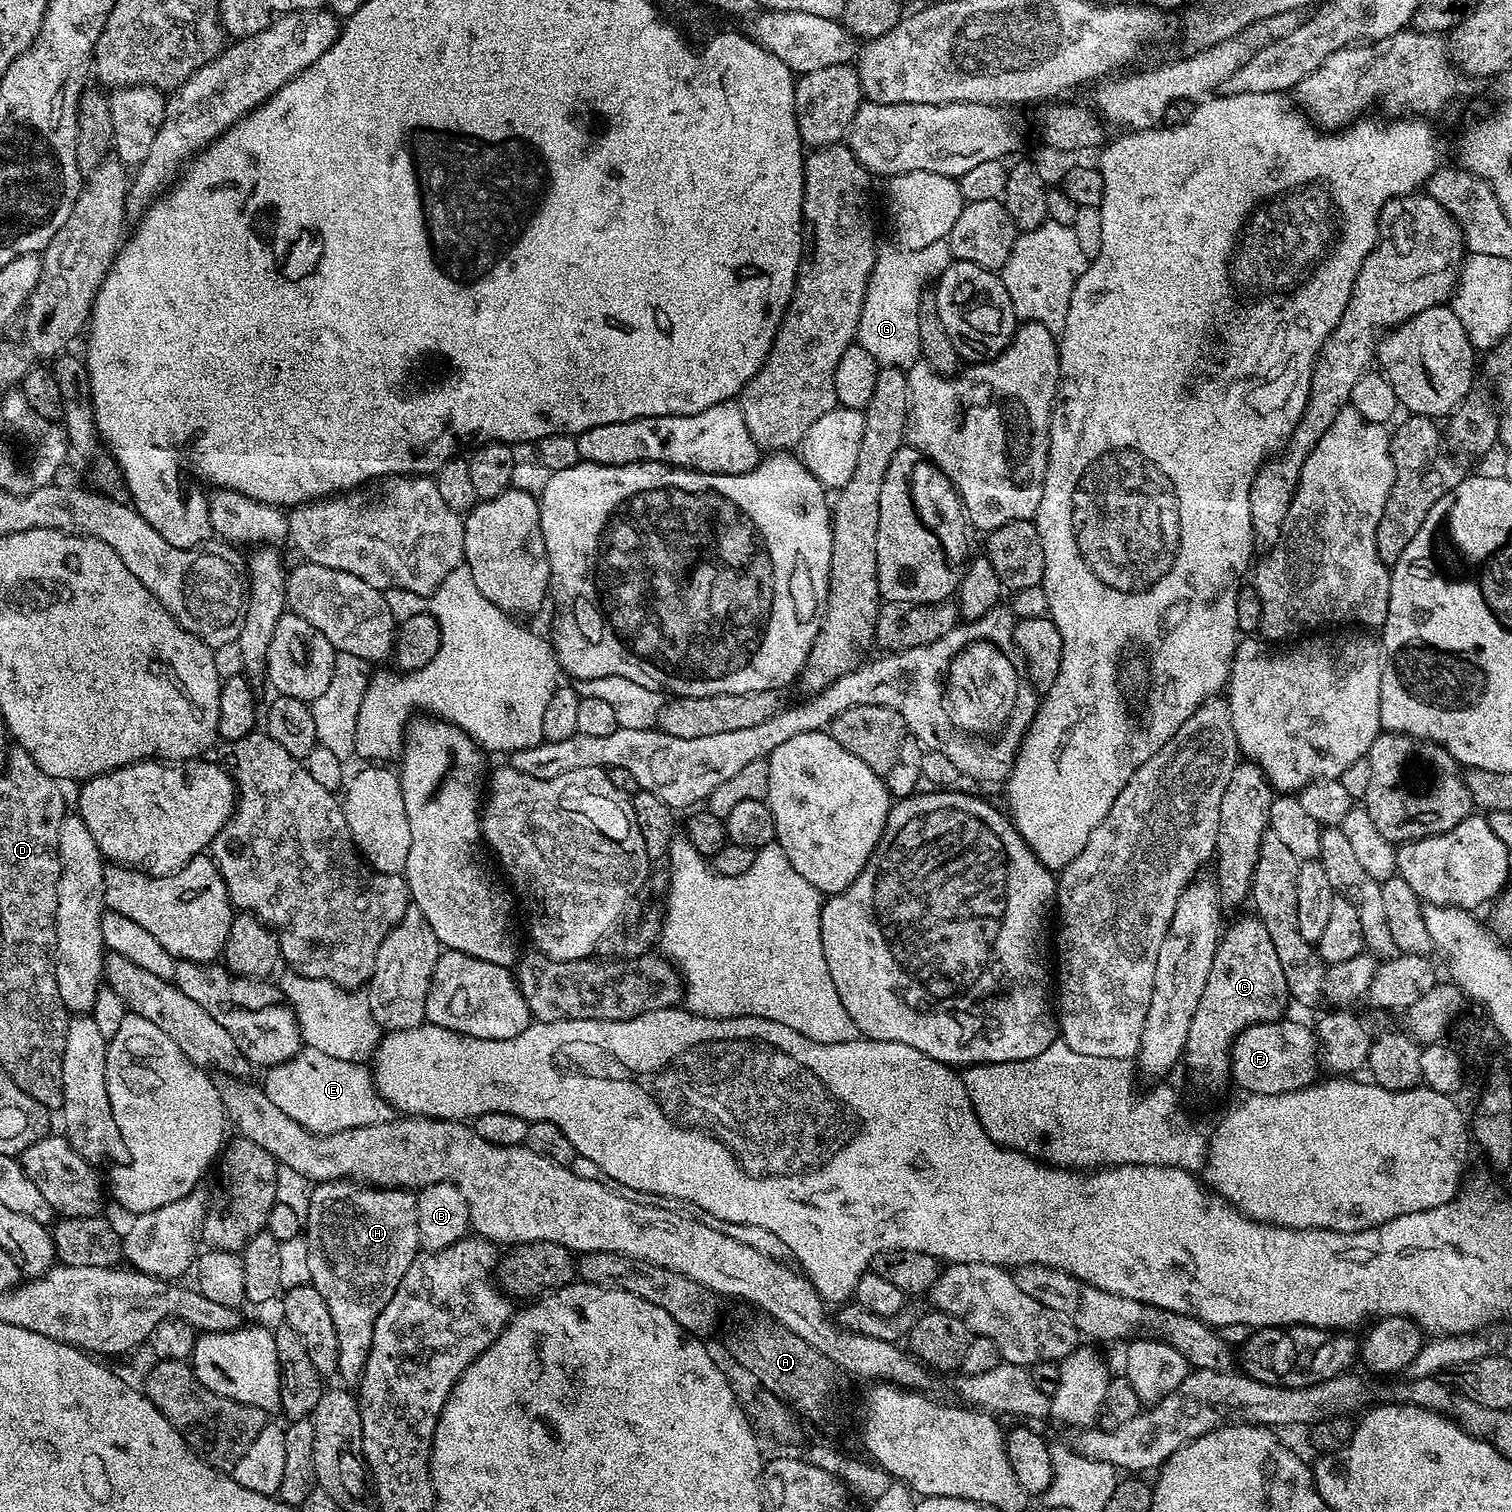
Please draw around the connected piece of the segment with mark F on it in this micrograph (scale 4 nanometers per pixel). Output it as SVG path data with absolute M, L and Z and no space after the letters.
M1289 1018L1271 1020L1265 1024L1255 1024L1241 1030L1240 1035L1232 1043L1232 1071L1231 1079L1237 1080L1245 1089L1245 1093L1257 1096L1258 1094L1282 1094L1283 1092L1297 1092L1299 1088L1306 1088L1317 1079L1318 1068L1318 1040L1304 1024Z

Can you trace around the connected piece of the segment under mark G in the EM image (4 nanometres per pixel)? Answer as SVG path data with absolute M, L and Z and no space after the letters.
M947 239L933 242L925 249L889 247L881 247L877 251L856 340L866 350L870 350L877 364L907 370L921 359L918 310L922 294L929 287L928 280L939 281L941 274L954 261Z

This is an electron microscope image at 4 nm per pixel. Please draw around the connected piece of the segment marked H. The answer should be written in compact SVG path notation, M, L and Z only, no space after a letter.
M325 1180L312 1190L310 1206L306 1217L306 1239L310 1258L312 1285L326 1298L330 1306L330 1318L334 1318L334 1330L338 1338L339 1379L352 1386L360 1379L360 1372L366 1366L370 1354L370 1342L374 1338L374 1322L378 1314L390 1302L398 1282L410 1270L410 1262L421 1251L418 1234L417 1193L403 1188L373 1188L350 1180Z

